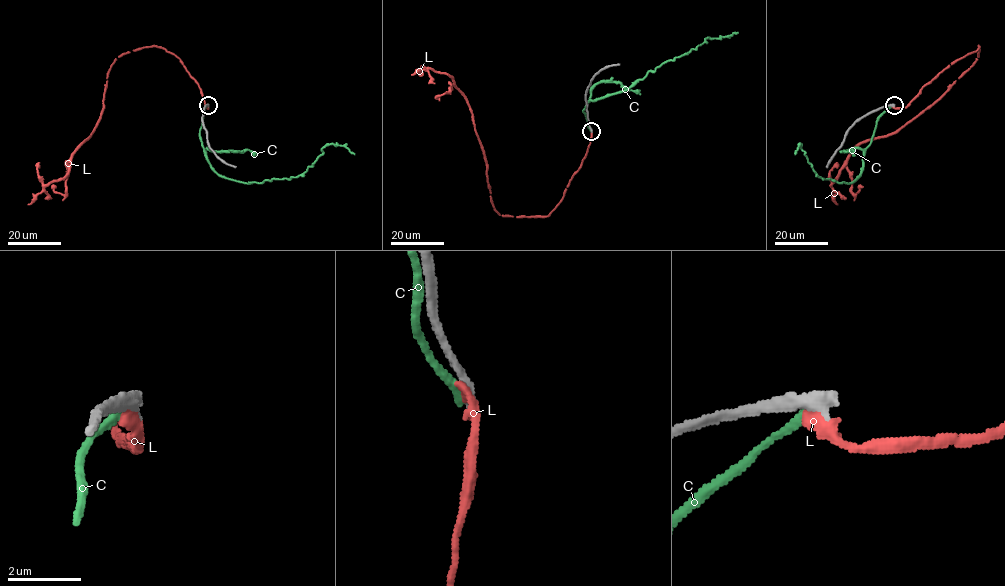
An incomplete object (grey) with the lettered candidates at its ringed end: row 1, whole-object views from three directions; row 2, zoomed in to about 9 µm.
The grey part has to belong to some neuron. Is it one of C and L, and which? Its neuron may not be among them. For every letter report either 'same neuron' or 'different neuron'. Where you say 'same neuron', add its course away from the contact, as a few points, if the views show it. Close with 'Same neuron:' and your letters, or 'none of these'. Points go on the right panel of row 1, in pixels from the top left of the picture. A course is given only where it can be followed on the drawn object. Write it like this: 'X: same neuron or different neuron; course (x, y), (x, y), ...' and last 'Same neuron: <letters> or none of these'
C: different neuron
L: different neuron
Same neuron: none of these

